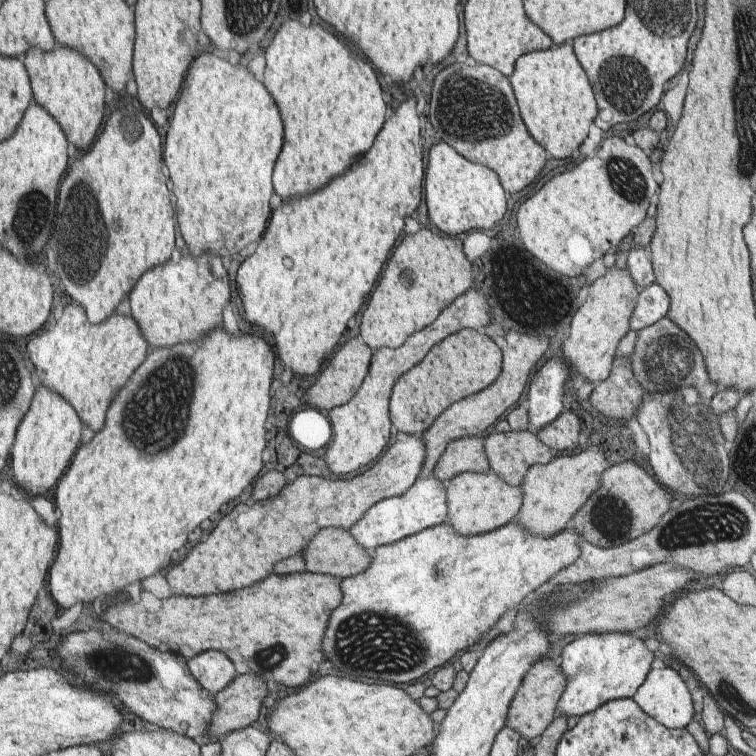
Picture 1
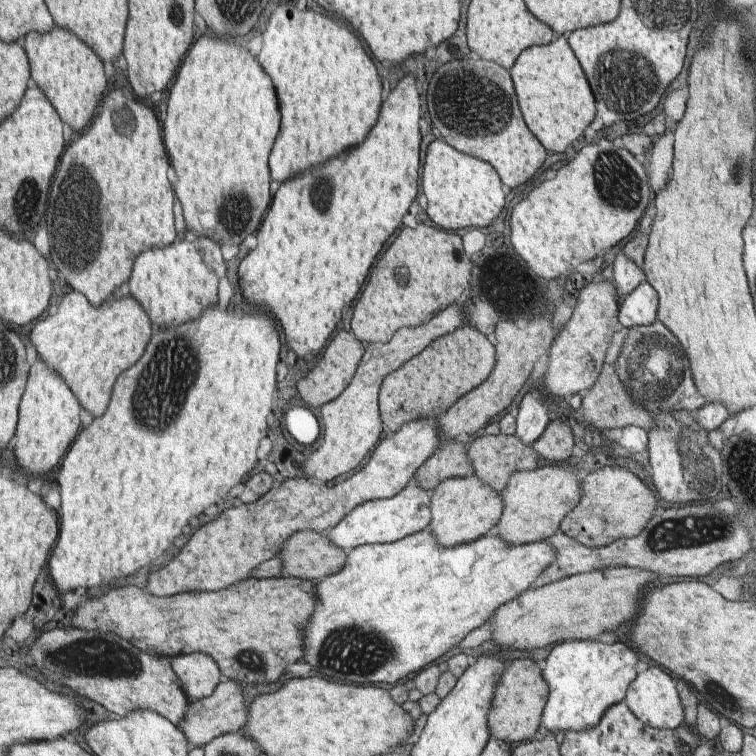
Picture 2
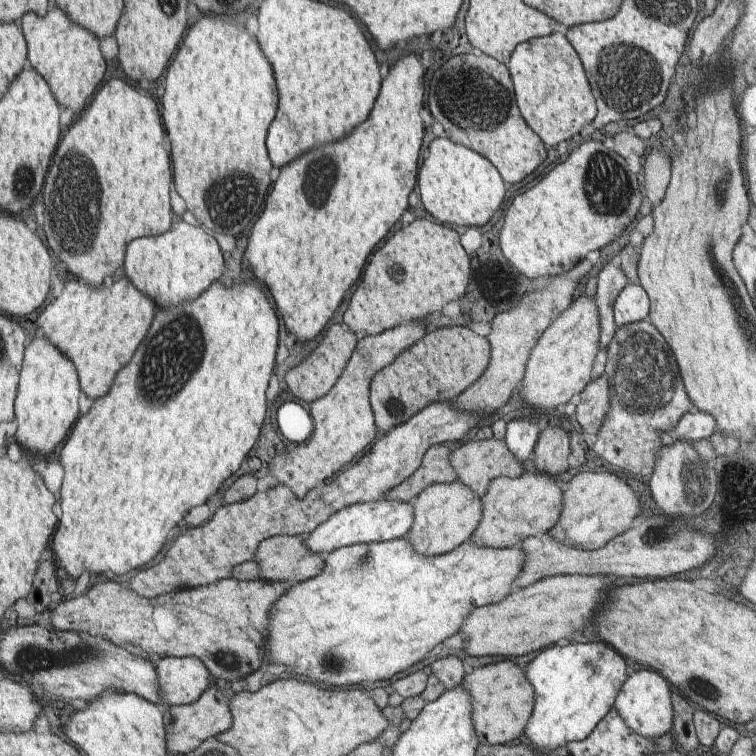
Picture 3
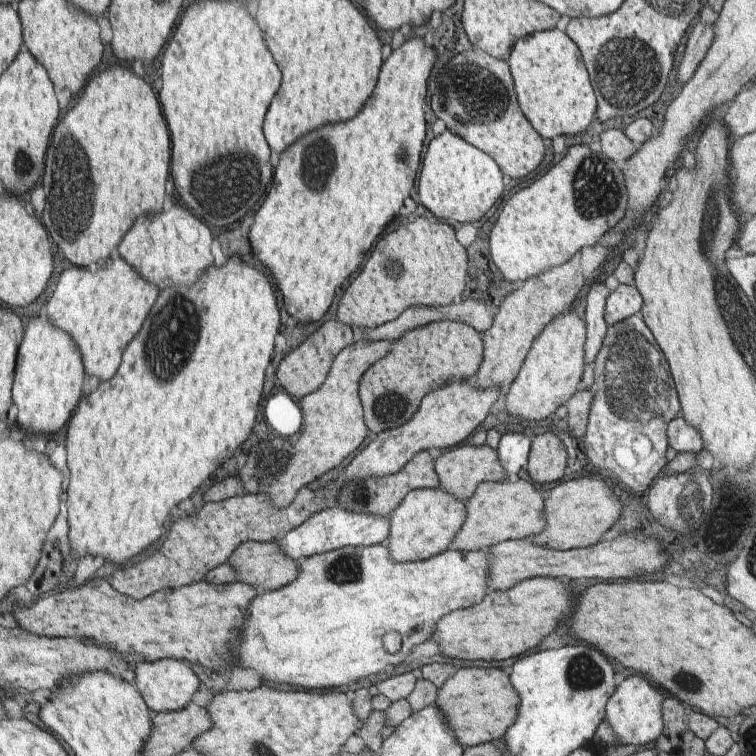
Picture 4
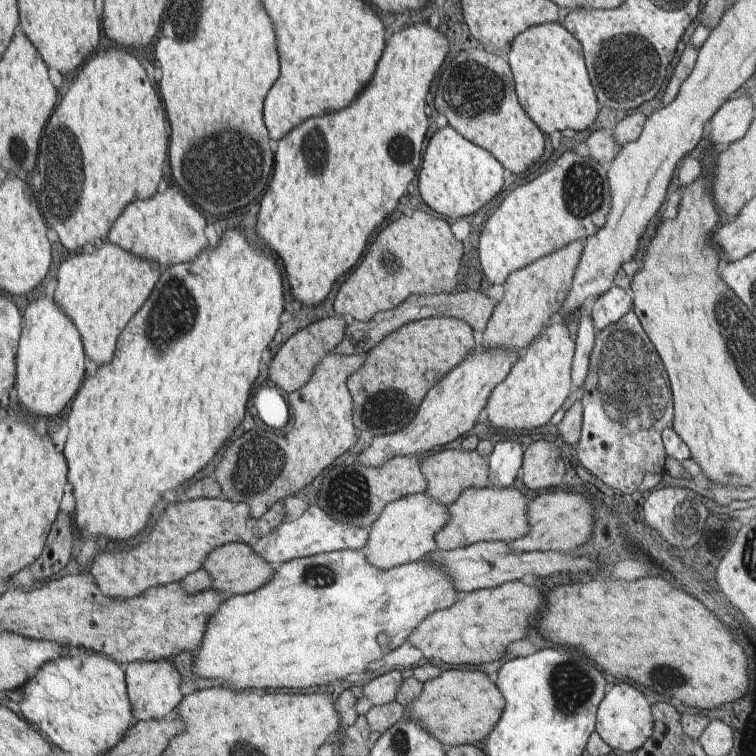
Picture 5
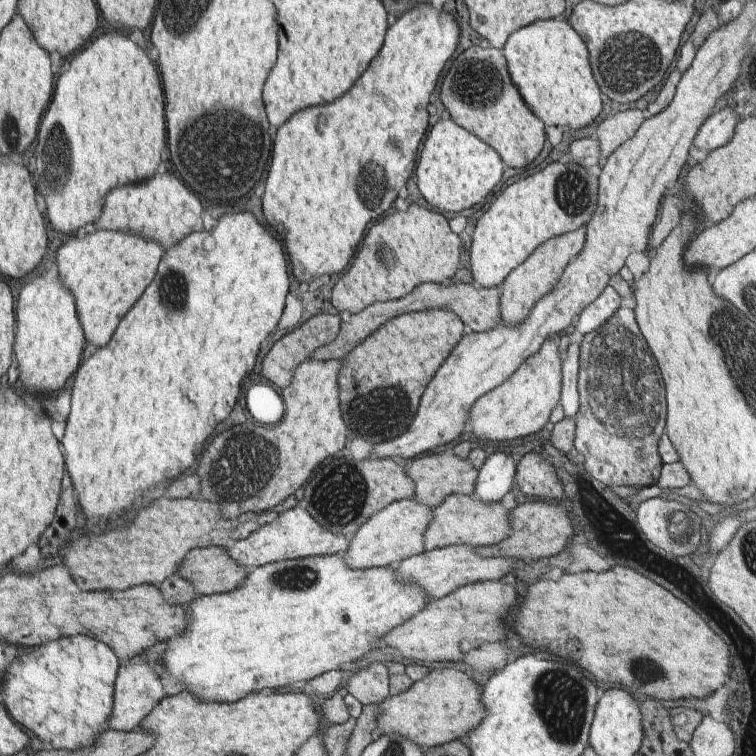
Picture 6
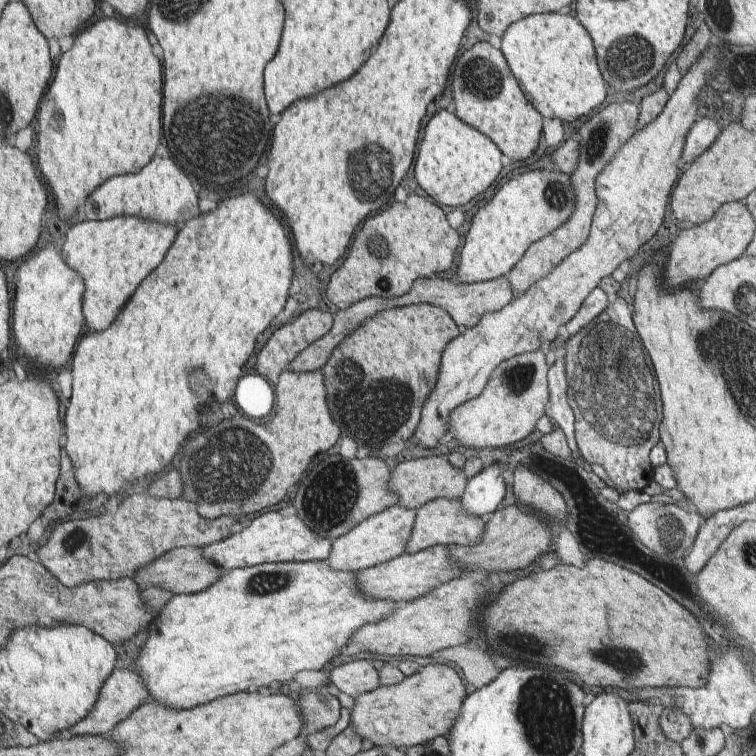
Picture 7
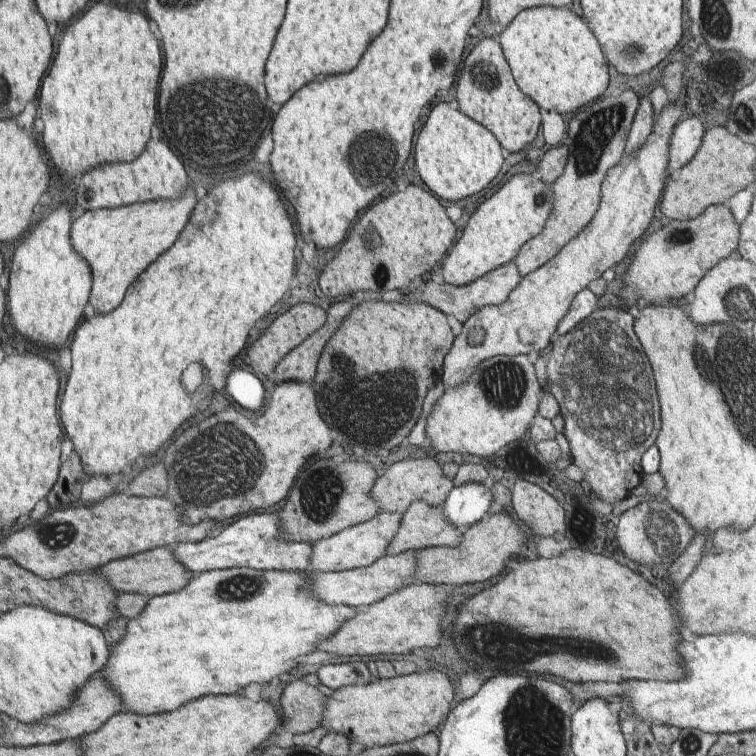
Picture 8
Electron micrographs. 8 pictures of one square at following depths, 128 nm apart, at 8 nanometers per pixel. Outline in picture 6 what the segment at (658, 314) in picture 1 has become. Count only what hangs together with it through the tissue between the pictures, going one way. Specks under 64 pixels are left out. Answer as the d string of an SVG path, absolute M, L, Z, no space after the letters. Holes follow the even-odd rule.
M608 286L596 301L582 310L573 330L583 335L596 331L596 328L604 325L604 322L607 322L621 305L621 297L614 288Z

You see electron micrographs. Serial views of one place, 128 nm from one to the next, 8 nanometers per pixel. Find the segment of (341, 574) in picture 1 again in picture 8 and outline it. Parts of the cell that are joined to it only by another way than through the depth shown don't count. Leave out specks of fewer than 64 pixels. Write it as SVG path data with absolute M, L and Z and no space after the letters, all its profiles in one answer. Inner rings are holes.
M158 547L145 553L134 554L133 557L108 562L96 573L108 578L118 593L138 593L152 597L182 590L193 581L195 575L177 558L172 547Z

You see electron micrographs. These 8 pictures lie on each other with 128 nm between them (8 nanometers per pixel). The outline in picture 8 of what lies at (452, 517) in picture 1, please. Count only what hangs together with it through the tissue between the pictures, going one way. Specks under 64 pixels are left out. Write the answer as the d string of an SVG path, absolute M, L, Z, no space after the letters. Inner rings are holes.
M381 511L369 521L361 522L360 524L351 526L349 529L341 530L340 533L324 538L324 540L313 542L313 562L308 570L310 572L342 572L373 565L374 561L384 557L389 552L394 537L398 530L401 529L402 521L402 514Z

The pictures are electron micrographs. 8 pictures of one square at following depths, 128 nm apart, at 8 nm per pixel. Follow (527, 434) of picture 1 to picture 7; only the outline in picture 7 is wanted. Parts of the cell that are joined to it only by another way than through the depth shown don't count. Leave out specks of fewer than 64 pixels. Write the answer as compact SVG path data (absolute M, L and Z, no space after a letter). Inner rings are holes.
M446 455L430 456L411 460L396 460L391 465L390 488L400 496L398 505L411 510L417 510L435 499L458 499L465 492L468 484L468 476L463 470L451 466Z

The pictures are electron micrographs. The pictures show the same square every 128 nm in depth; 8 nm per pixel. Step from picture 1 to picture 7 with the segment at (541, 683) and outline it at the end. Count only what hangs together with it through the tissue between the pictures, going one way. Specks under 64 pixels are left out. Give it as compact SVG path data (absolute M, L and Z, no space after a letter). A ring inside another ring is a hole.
M428 664L399 684L380 685L374 691L354 697L348 726L361 740L369 740L376 747L422 745L448 734L460 717L464 696L464 684L454 668Z

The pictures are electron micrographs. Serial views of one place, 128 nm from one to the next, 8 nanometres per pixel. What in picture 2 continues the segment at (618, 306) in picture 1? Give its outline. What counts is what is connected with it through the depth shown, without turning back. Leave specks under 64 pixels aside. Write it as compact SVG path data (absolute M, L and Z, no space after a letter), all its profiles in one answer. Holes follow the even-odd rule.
M596 277L591 283L580 290L580 296L573 307L573 313L568 324L558 331L557 341L550 347L550 358L544 372L542 390L554 396L572 397L573 394L584 394L597 384L602 360L610 338L616 326L616 286L614 280L603 280Z

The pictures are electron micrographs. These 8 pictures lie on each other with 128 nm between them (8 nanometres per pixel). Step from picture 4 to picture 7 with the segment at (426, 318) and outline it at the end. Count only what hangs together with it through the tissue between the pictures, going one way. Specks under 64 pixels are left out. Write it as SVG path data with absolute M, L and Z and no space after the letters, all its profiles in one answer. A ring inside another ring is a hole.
M508 274L502 277L475 284L461 283L456 280L442 280L442 278L418 279L413 283L411 290L400 297L370 296L346 309L339 309L333 316L333 329L324 337L315 341L294 358L294 361L286 370L312 373L320 371L329 360L336 346L340 345L354 330L364 325L371 317L376 316L382 310L414 305L416 303L427 303L441 307L457 322L458 326L470 329L478 325L485 313L501 310L513 301L514 292Z

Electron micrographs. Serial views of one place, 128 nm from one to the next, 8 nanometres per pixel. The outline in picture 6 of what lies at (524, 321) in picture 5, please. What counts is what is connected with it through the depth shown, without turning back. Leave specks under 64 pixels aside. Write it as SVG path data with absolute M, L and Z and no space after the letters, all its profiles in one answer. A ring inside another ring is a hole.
M587 225L560 237L550 238L538 246L532 256L519 265L509 277L501 283L501 318L504 325L517 325L532 313L532 308L560 281L569 263L576 259L585 249Z

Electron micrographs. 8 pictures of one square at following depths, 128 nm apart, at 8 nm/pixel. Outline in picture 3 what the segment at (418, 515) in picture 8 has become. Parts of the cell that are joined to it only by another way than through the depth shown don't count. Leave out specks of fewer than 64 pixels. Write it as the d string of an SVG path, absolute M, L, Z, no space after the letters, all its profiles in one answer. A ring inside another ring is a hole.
M524 472L512 479L499 477L490 482L487 494L480 496L484 512L470 541L478 546L506 549L520 545L526 538L548 534L557 525L564 508L562 486L554 482L553 476L538 472Z

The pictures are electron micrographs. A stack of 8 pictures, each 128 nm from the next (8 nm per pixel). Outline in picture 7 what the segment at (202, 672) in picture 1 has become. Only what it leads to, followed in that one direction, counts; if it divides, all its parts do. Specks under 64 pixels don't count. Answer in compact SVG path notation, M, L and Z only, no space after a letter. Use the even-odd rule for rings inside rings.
M114 670L114 673L104 682L104 686L100 690L100 700L93 707L89 716L62 731L61 734L58 734L58 738L66 739L83 735L110 736L120 722L124 721L135 709L140 708L149 699L148 687L145 686L140 675L132 672L132 670Z

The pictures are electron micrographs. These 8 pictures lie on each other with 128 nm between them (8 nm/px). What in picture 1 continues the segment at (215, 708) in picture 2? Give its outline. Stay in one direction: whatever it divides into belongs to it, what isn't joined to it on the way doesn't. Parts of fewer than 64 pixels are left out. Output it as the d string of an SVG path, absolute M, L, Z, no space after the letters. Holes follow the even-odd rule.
M242 674L236 678L224 690L217 693L218 712L213 718L213 725L205 740L222 738L230 731L240 730L252 726L260 714L263 699L269 694L268 682L260 674Z

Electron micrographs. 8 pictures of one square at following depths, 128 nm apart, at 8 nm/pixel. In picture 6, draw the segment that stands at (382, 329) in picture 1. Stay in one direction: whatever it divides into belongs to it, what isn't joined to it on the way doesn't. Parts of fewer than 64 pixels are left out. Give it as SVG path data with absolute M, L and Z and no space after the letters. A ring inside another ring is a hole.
M410 202L406 212L398 210L370 228L365 242L362 242L361 250L358 250L357 258L354 258L353 266L340 276L340 280L332 288L332 305L337 313L347 310L355 314L376 302L396 301L406 297L422 284L452 282L452 276L458 272L460 246L463 246L460 244L460 238L448 228L448 220L442 214Z

